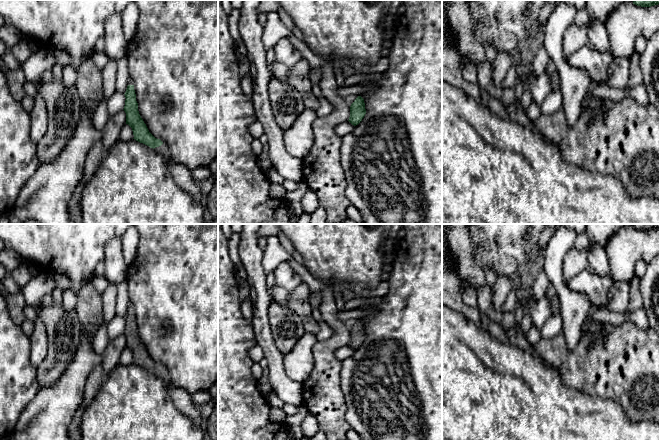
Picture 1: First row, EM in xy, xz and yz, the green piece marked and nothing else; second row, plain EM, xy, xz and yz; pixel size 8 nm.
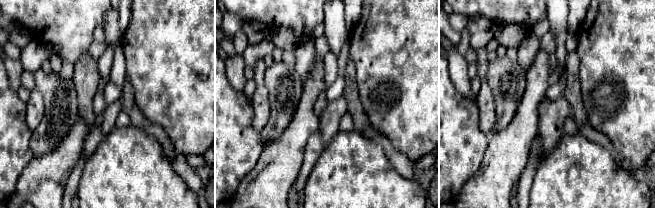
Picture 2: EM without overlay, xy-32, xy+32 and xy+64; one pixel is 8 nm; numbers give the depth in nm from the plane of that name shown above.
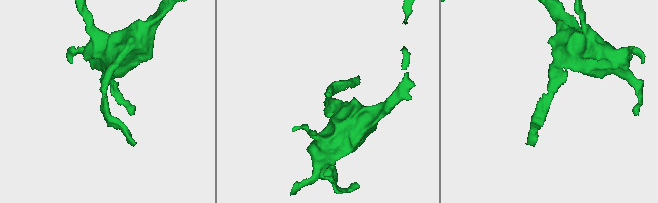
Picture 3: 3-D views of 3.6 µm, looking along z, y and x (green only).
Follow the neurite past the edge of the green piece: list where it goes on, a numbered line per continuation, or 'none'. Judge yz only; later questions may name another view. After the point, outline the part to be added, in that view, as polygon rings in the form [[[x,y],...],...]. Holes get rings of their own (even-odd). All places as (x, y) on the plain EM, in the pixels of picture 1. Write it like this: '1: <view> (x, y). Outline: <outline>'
none

